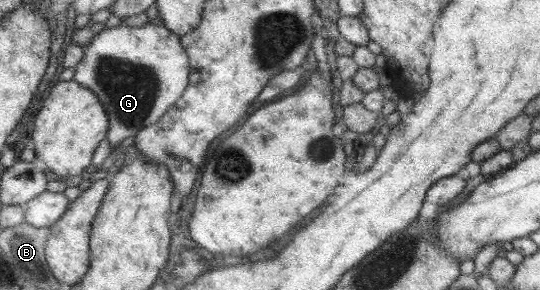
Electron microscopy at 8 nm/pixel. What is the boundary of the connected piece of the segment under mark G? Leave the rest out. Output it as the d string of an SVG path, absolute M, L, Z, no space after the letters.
M161 21L157 25L146 22L140 27L130 27L119 24L116 27L106 28L97 34L85 50L86 56L76 65L76 74L73 78L82 86L94 90L99 99L106 106L111 118L107 140L110 146L118 146L122 140L136 136L147 126L152 126L175 106L183 97L191 79L191 59L181 36L172 32Z

